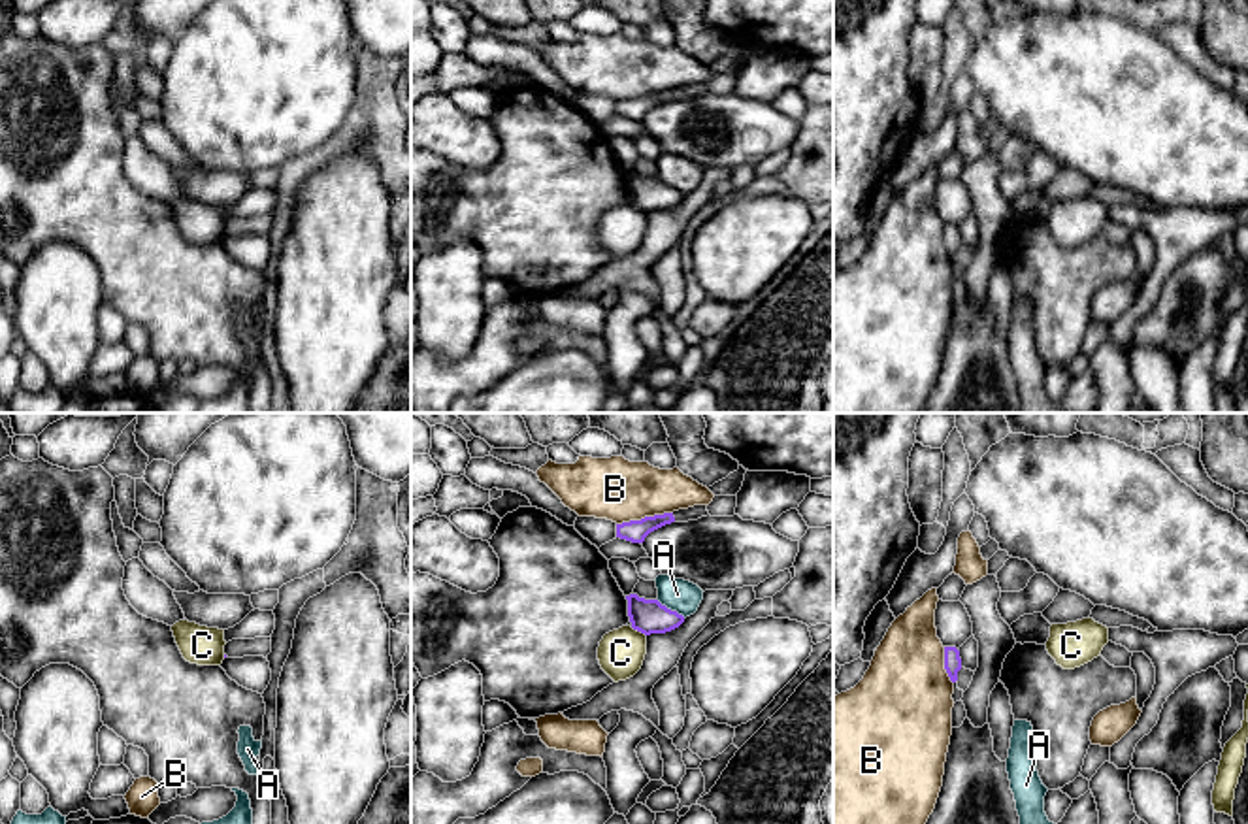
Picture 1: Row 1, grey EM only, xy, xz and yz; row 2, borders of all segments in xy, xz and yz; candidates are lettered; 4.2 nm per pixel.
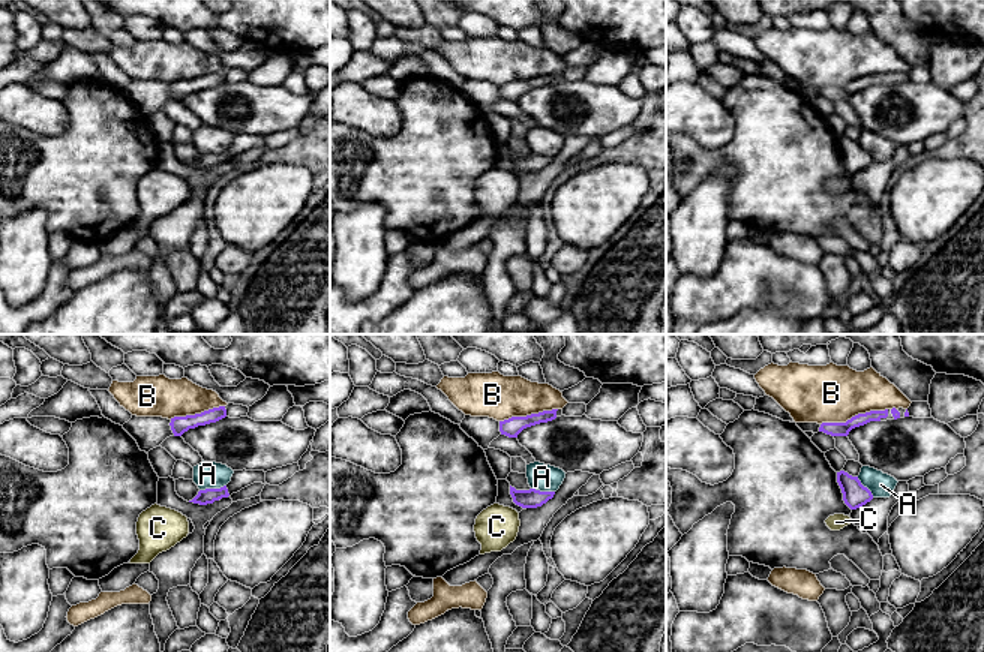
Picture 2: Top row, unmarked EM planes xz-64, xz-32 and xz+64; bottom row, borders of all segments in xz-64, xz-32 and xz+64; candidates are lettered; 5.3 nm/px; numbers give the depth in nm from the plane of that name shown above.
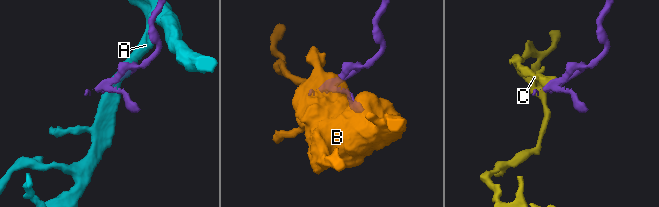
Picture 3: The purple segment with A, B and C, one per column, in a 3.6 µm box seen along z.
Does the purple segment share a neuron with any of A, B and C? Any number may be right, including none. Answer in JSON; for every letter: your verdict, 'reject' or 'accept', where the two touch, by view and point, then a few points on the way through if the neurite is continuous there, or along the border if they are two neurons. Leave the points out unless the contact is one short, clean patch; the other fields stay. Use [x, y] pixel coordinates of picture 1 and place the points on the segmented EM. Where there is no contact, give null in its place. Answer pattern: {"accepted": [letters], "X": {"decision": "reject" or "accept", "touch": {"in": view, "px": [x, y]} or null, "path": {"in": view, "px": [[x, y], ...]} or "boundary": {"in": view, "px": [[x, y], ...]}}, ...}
{"accepted": [], "A": {"decision": "reject", "touch": {"in": "xz", "px": [670, 609]}}, "B": {"decision": "reject", "touch": {"in": "xz", "px": [645, 517]}}, "C": {"decision": "reject", "touch": {"in": "xz", "px": [638, 630]}, "boundary": {"in": "xz", "px": [[630, 626], [645, 636]]}}}

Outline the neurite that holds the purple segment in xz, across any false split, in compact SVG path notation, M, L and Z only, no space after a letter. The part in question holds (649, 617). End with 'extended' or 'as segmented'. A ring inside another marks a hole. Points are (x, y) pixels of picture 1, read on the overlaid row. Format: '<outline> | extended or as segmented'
M630 594L626 596L626 600L632 628L645 635L665 634L679 628L684 622L682 615L667 609L658 600L645 600L637 594Z | as segmented

